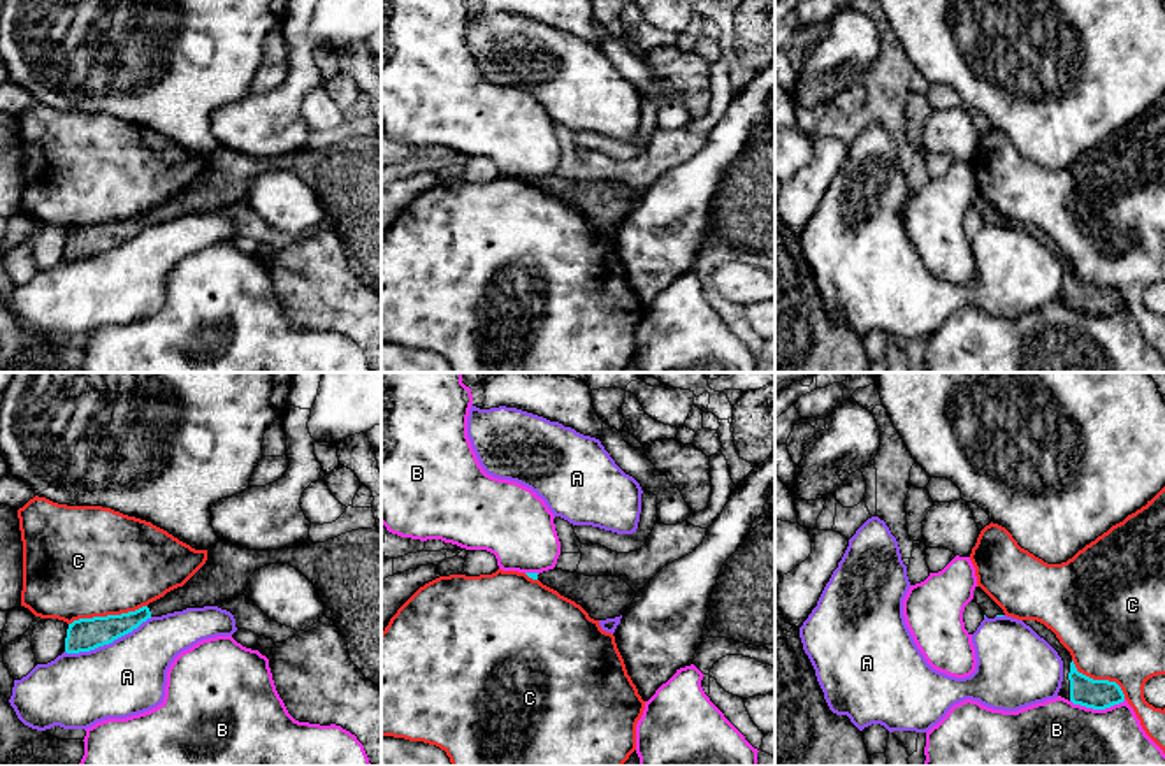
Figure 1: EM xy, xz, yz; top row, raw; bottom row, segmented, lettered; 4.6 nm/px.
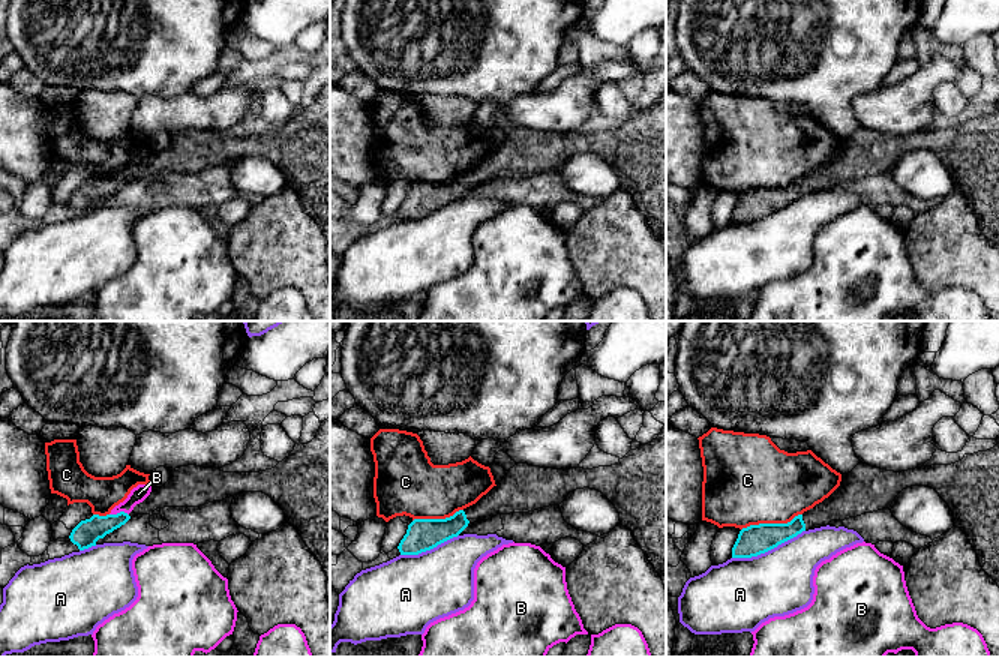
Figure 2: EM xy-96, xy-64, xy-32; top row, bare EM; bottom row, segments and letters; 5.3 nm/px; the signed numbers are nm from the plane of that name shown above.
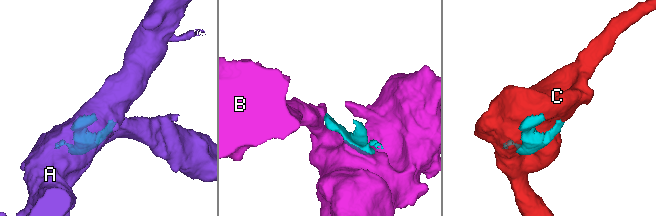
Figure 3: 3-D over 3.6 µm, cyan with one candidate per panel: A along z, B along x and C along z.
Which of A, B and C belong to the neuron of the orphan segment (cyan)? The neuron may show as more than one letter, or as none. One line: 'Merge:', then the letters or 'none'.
Merge: none

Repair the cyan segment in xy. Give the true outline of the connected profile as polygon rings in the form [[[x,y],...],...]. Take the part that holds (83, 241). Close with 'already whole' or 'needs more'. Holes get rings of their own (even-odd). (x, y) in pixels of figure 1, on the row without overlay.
[[[358,135],[325,149],[250,156],[227,148],[207,155],[206,170],[183,192],[135,218],[69,230],[65,258],[109,251],[151,223],[214,213],[242,202],[250,183],[269,170],[290,170],[316,195],[325,223],[341,237],[351,269],[381,295],[381,135]]]; needs more

